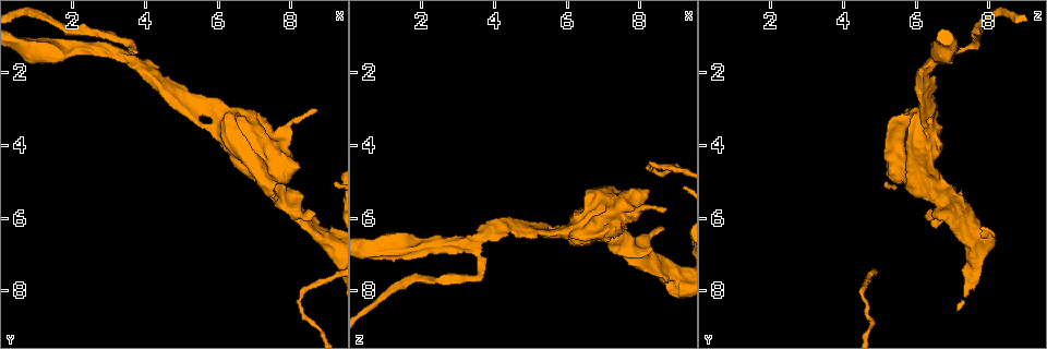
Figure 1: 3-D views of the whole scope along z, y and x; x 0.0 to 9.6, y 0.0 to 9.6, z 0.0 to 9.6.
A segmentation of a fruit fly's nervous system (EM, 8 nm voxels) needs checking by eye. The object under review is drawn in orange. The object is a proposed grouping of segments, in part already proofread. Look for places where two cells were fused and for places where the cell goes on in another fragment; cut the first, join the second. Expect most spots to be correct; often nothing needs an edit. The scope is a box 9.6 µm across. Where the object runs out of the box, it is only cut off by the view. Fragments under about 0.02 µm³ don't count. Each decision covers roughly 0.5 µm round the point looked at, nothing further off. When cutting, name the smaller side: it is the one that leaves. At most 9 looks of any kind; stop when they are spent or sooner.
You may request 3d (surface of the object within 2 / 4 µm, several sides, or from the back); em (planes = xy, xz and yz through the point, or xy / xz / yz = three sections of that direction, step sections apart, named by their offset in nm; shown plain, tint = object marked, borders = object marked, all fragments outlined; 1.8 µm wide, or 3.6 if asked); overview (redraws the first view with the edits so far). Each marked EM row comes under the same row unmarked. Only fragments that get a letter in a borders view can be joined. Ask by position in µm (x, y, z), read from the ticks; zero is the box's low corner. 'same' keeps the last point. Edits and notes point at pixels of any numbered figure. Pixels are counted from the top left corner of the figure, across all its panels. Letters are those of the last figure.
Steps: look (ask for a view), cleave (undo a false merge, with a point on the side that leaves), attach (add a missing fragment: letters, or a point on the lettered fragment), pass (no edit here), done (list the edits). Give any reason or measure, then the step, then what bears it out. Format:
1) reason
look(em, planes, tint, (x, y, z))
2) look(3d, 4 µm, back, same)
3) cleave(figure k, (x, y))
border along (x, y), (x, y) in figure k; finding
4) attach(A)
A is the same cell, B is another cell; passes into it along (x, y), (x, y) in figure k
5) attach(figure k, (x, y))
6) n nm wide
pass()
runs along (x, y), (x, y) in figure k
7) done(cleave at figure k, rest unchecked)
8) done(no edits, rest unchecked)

look(em, 3.6 µm, planes, tint, (7.35, 4.05, 5.85))

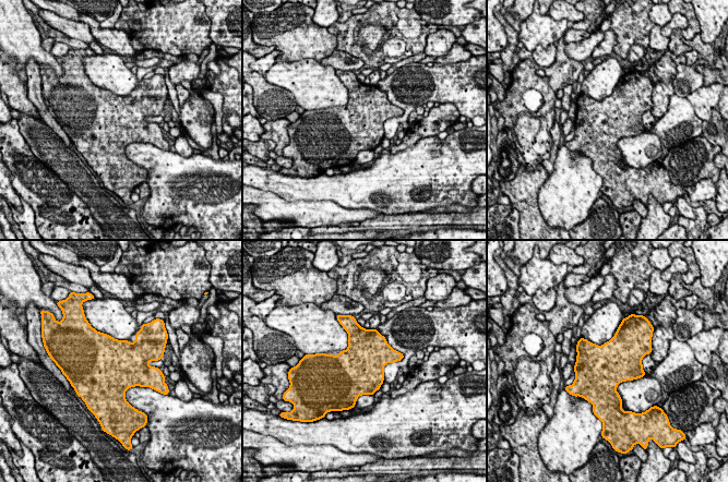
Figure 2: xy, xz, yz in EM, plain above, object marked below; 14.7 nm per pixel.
what lies round it
look(em, 3.6 µm, planes, borders, same)

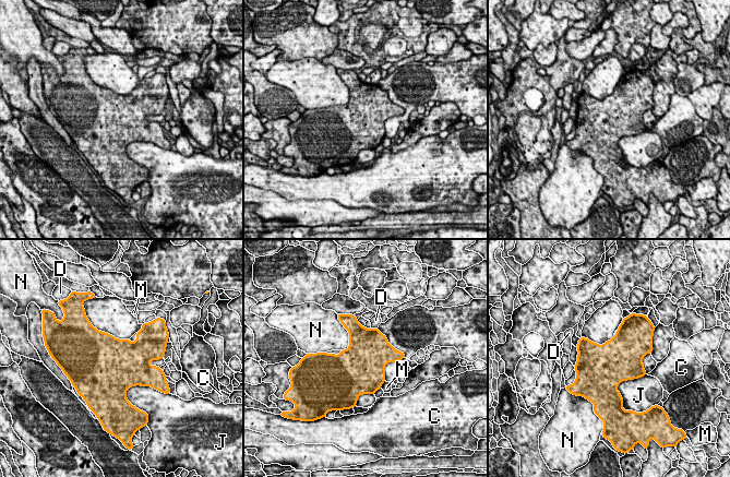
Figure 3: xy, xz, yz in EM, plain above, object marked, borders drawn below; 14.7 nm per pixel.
pass()
C, D, J, M and N are other cells; border along (645, 374), (623, 380), (621, 397) in figure 3; one cell here

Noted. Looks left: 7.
three-way junction
look(em, xy, step 8, borders, (3.45, 1.60, 6.65))

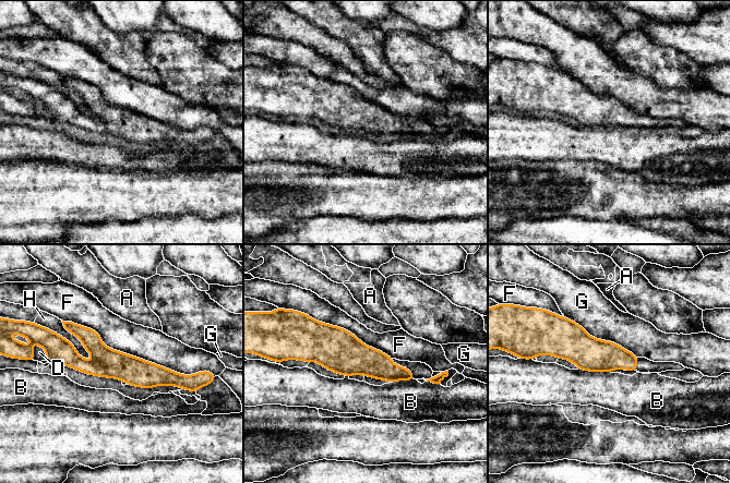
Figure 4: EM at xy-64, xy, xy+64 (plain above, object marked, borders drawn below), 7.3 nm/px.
pass()
A, B, D, F, G and H are other cells; runs along (57, 357), (184, 381) in figure 4; one cell here

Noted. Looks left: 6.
a fork
look(em, planes, tint, (5.25, 2.85, 6.45))

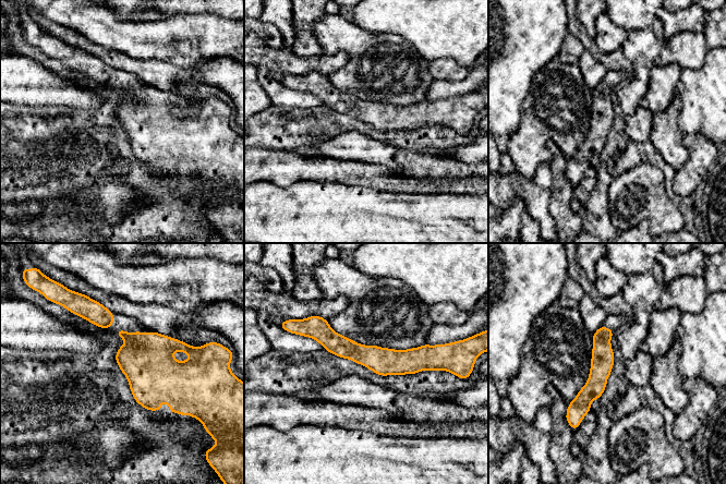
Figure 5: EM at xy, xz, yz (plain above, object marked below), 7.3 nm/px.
look(em, planes, borders, same)

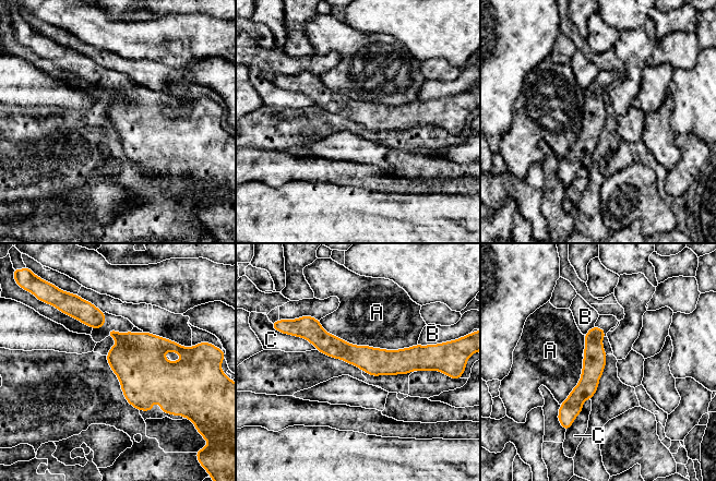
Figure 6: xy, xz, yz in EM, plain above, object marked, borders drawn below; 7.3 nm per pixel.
170 nm wide
pass()
A, B and C are other cells; one cell here

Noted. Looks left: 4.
free end
look(3d, 2 µm, (8.55, 5.85, 6.35))

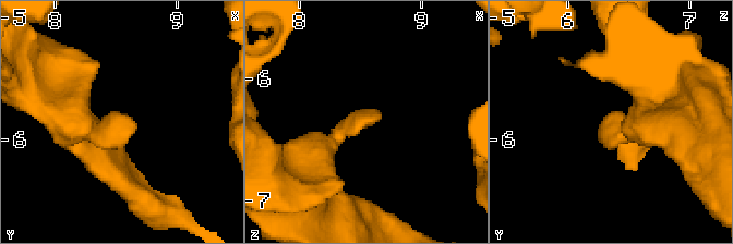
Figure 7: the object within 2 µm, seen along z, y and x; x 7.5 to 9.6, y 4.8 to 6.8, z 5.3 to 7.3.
now the EM
look(em, planes, borders, (8.64, 5.84, 6.34))

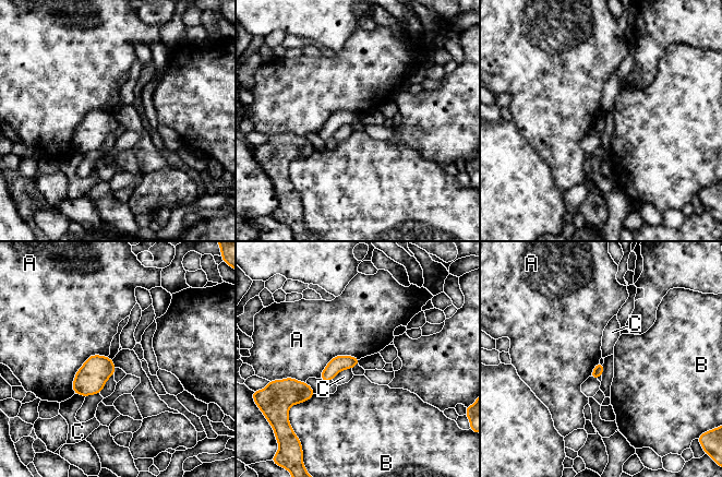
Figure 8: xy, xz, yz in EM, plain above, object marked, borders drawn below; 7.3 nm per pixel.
pass()
A, B and C are other cells; border along (351, 368), (340, 370), (332, 379) in figure 8; no lettered fragment goes on from it

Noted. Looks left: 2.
done(no edits, rest unchecked)

